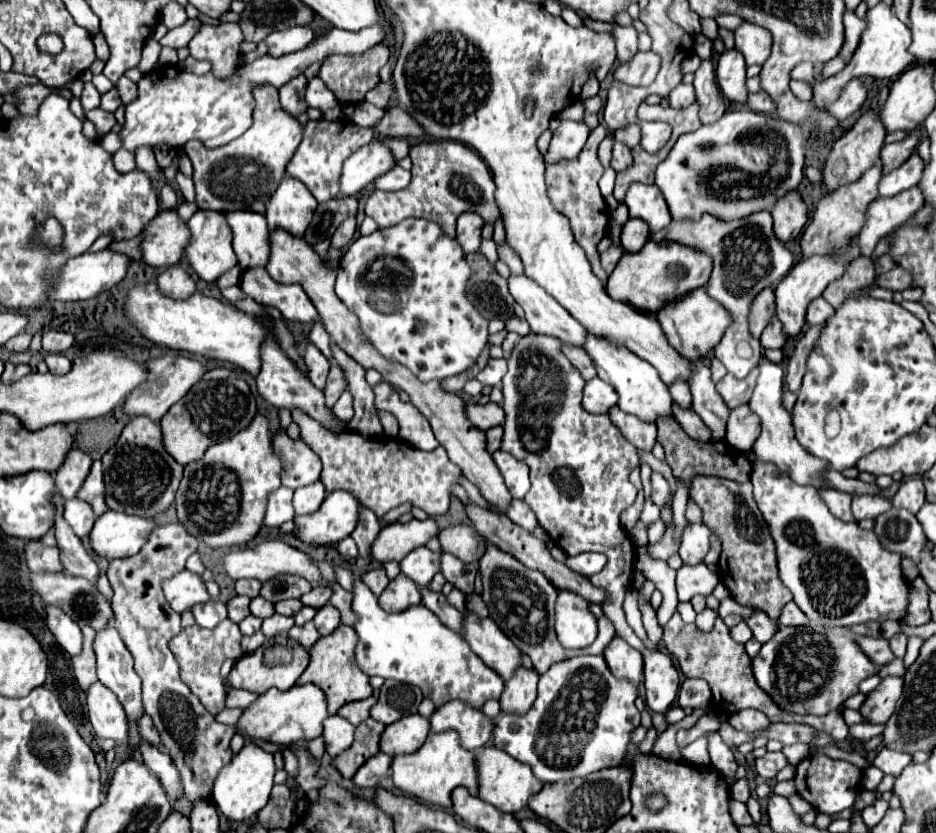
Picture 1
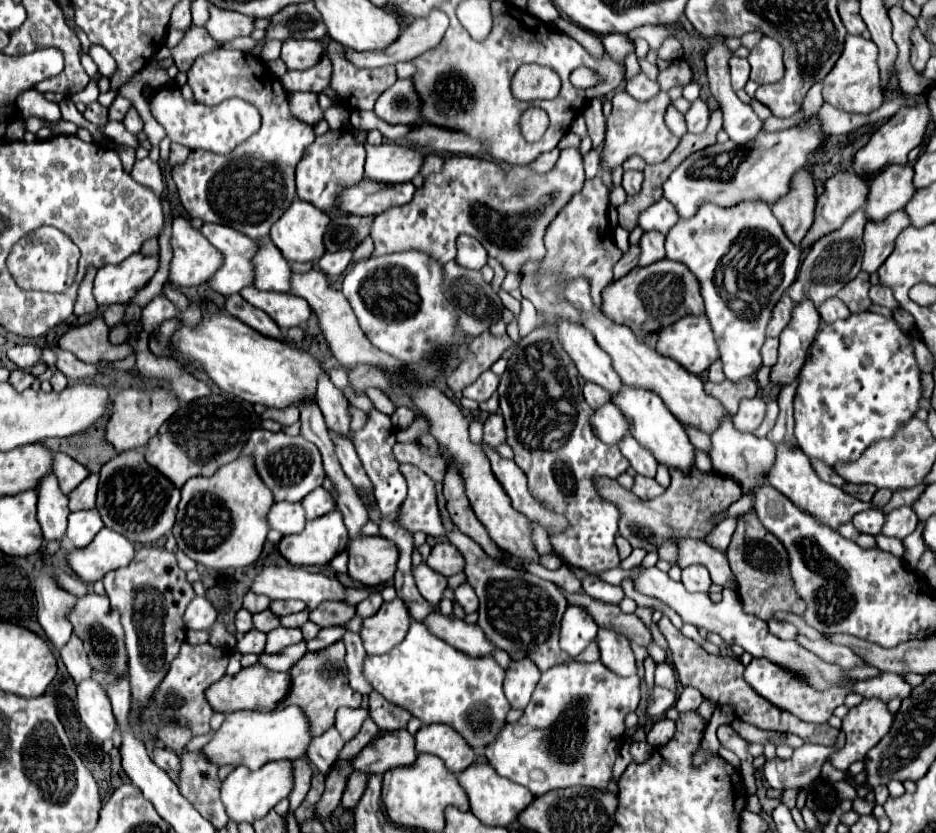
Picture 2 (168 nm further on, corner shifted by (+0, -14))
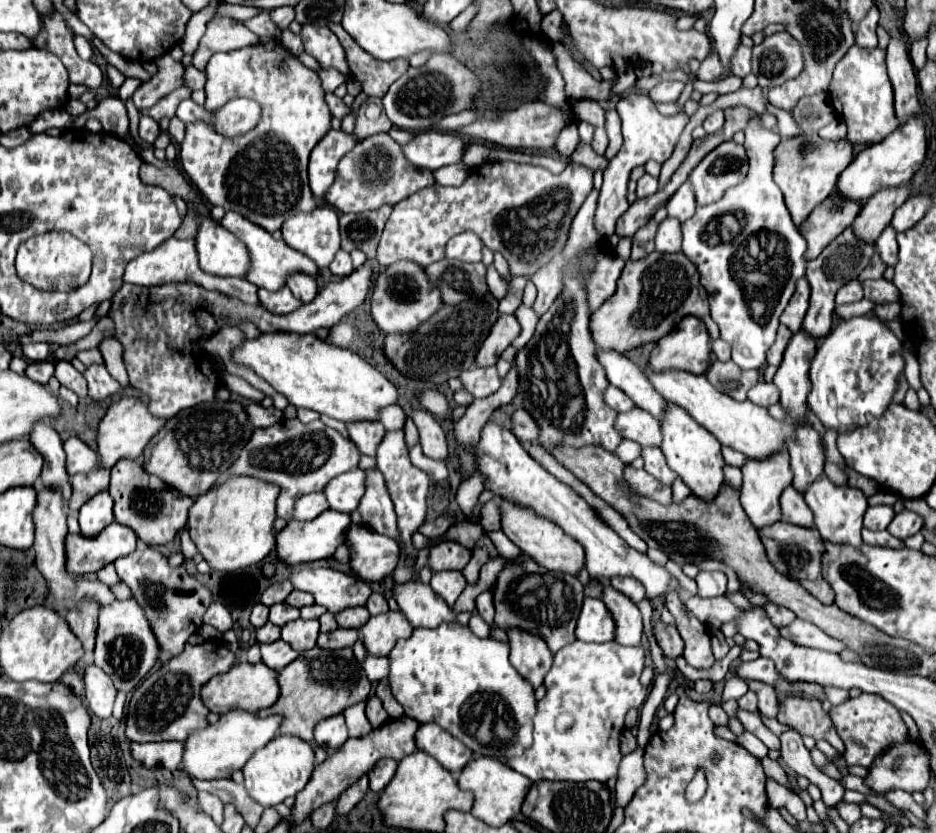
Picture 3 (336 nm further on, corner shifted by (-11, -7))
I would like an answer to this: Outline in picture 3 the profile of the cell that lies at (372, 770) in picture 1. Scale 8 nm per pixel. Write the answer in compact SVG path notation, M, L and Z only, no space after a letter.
M362 775L354 785L350 785L336 801L336 815L346 815L368 791L368 777Z

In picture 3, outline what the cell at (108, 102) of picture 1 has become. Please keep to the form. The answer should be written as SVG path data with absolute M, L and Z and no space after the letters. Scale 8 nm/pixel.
M168 53L158 57L156 63L160 63L160 71L146 83L142 83L134 93L134 105L138 109L148 109L156 105L162 97L172 93L174 89L184 85L184 65L174 61Z

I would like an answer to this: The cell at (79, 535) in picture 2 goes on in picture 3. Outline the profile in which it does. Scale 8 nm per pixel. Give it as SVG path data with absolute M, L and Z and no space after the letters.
M108 491L96 493L80 509L80 527L82 527L82 535L86 535L86 537L98 535L112 521L114 521L112 497L108 495Z

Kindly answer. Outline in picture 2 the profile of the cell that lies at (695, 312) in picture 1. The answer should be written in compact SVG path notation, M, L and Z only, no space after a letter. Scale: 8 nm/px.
M705 314L683 316L675 324L663 328L659 332L657 350L663 352L663 356L679 360L687 372L695 374L703 374L721 356Z

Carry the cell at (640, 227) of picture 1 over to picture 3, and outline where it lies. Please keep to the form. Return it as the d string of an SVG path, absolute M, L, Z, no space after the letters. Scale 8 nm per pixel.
M668 217L666 221L660 223L658 233L656 233L656 251L662 253L678 253L680 243L682 243L682 223L678 219Z

